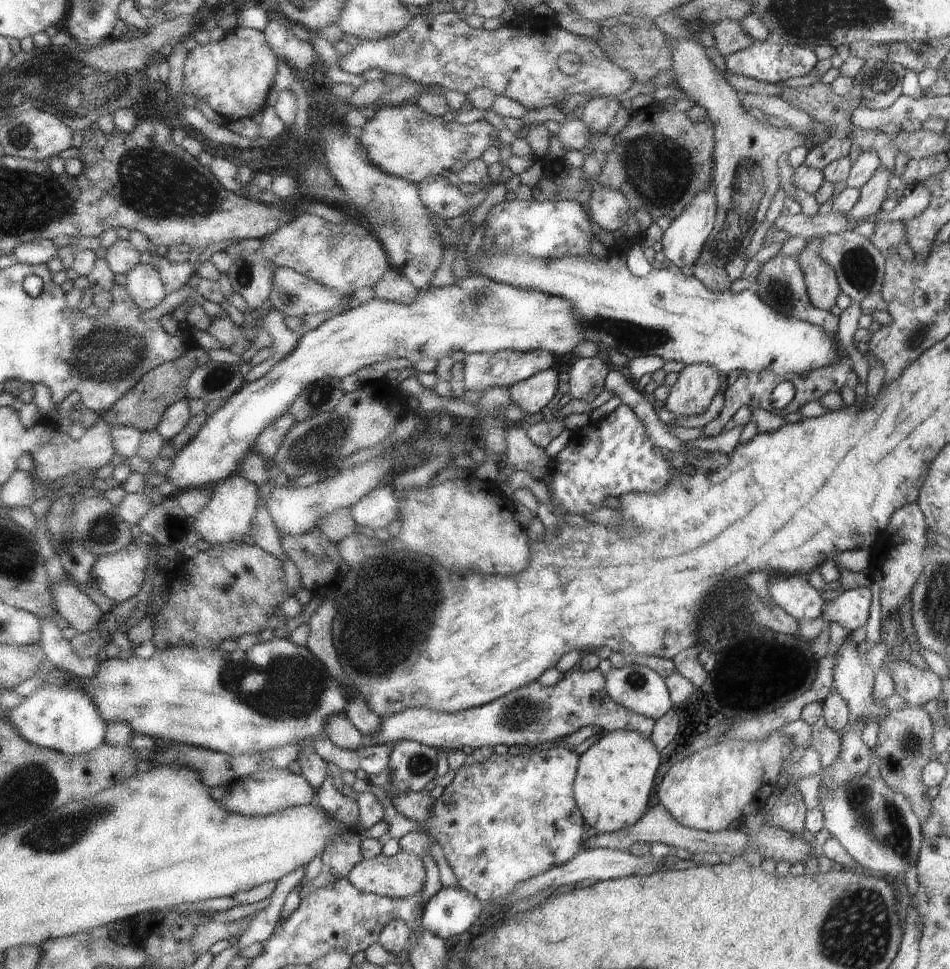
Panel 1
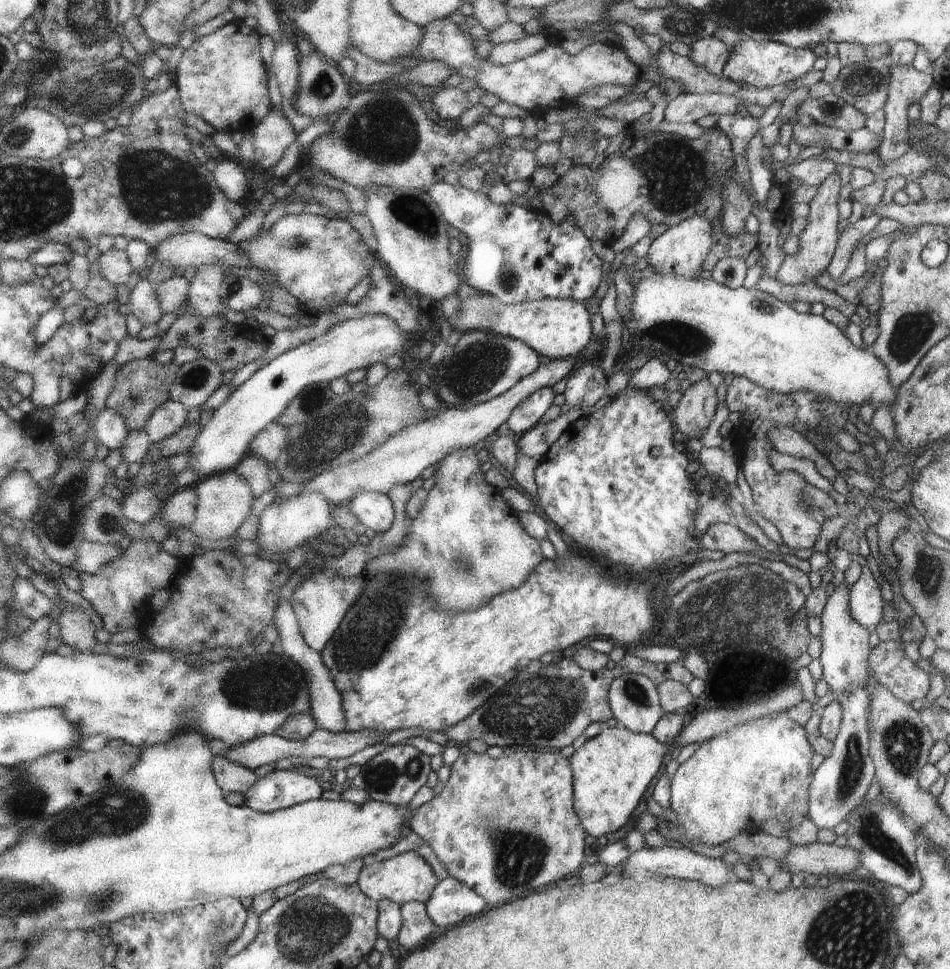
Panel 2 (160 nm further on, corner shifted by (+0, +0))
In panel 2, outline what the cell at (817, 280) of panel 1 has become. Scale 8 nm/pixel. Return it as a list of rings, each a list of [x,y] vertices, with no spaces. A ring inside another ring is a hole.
[[[838,173],[830,174],[828,179],[818,187],[818,194],[809,203],[808,224],[806,230],[800,234],[800,250],[794,256],[786,255],[775,280],[784,285],[801,285],[817,282],[817,278],[828,270],[837,246],[841,232],[842,219],[838,211],[838,198],[841,188]]]

